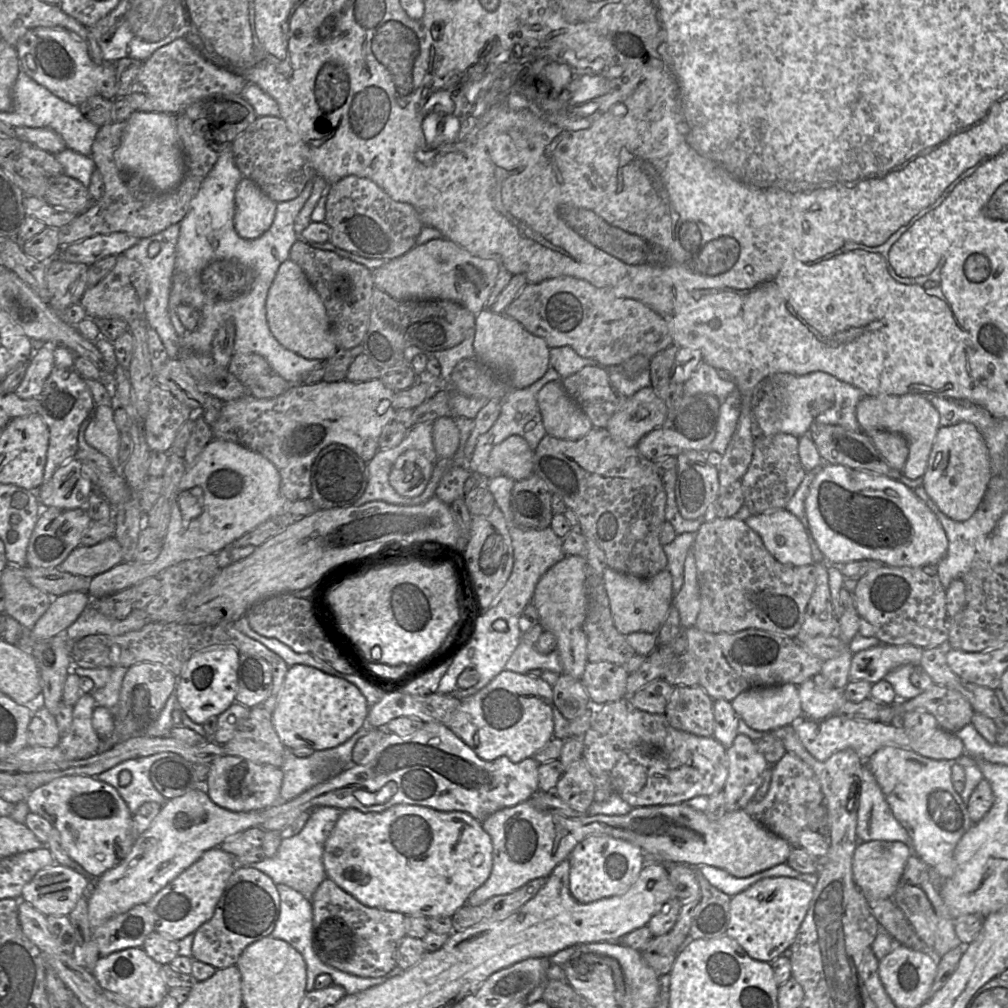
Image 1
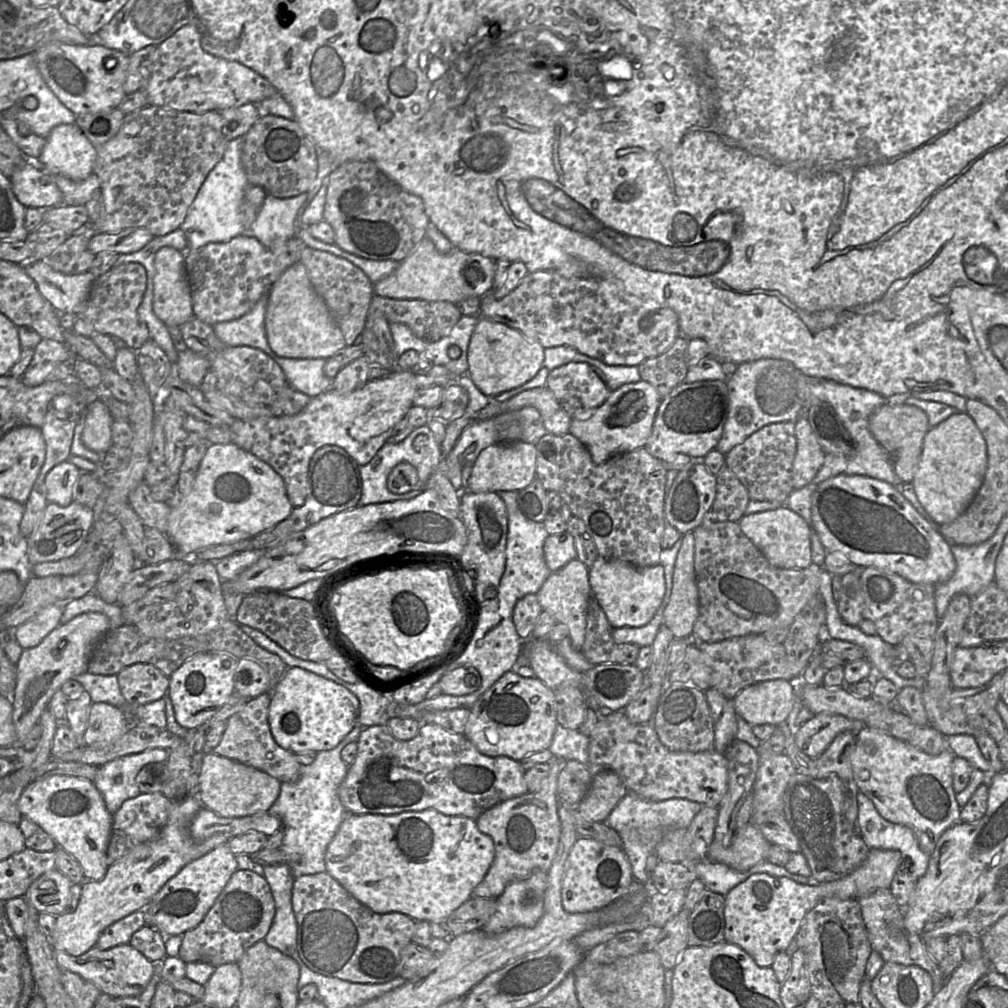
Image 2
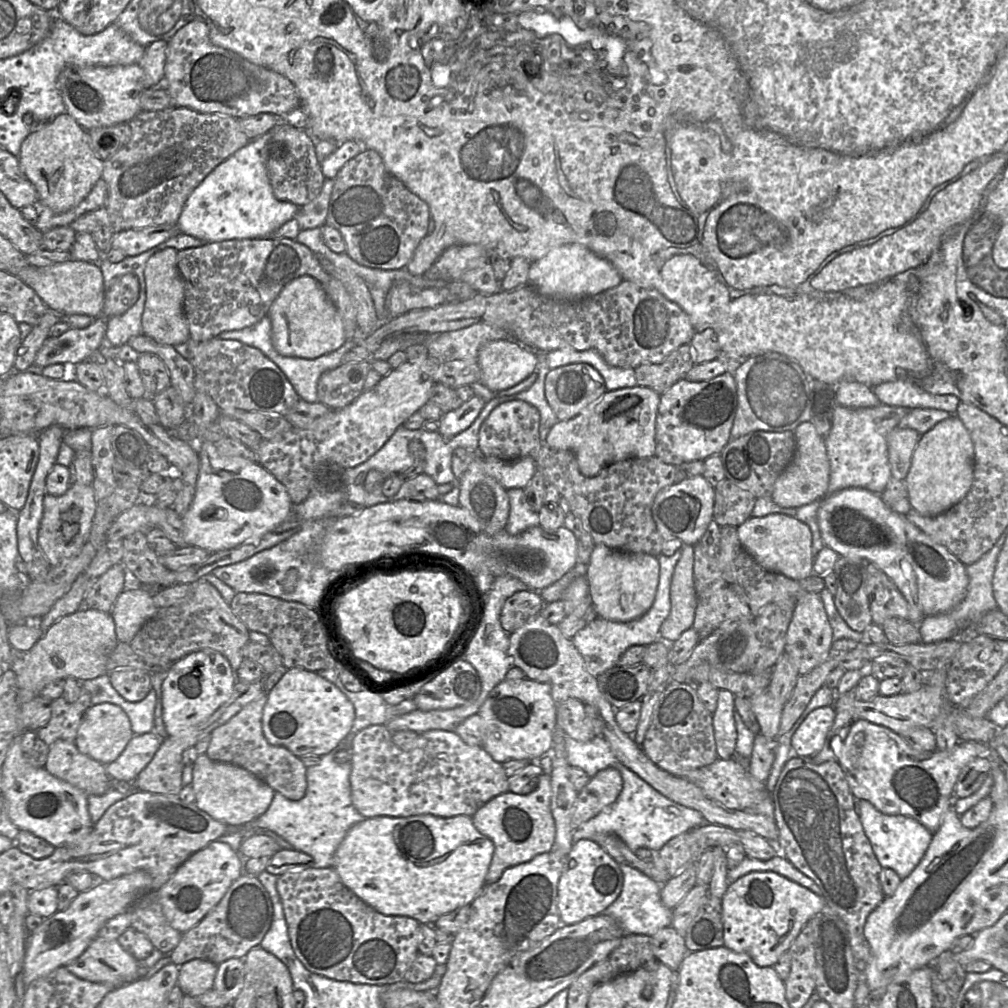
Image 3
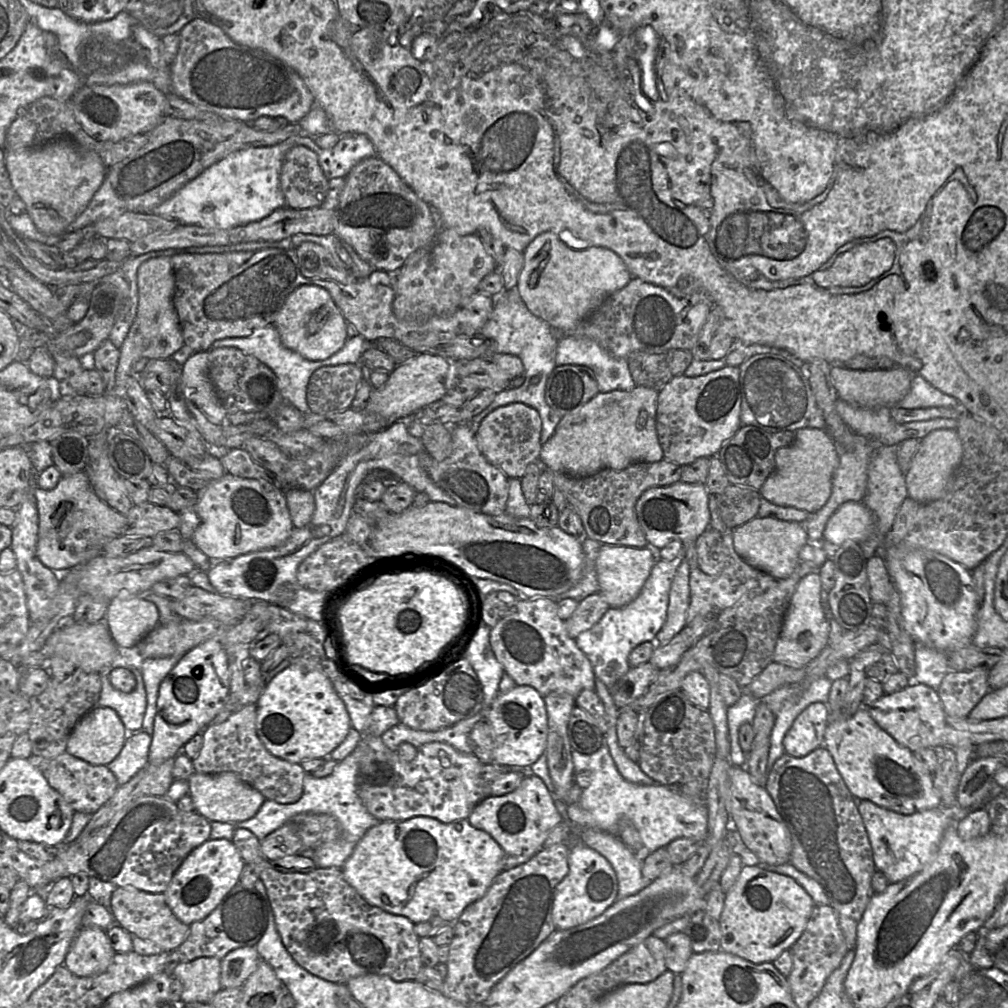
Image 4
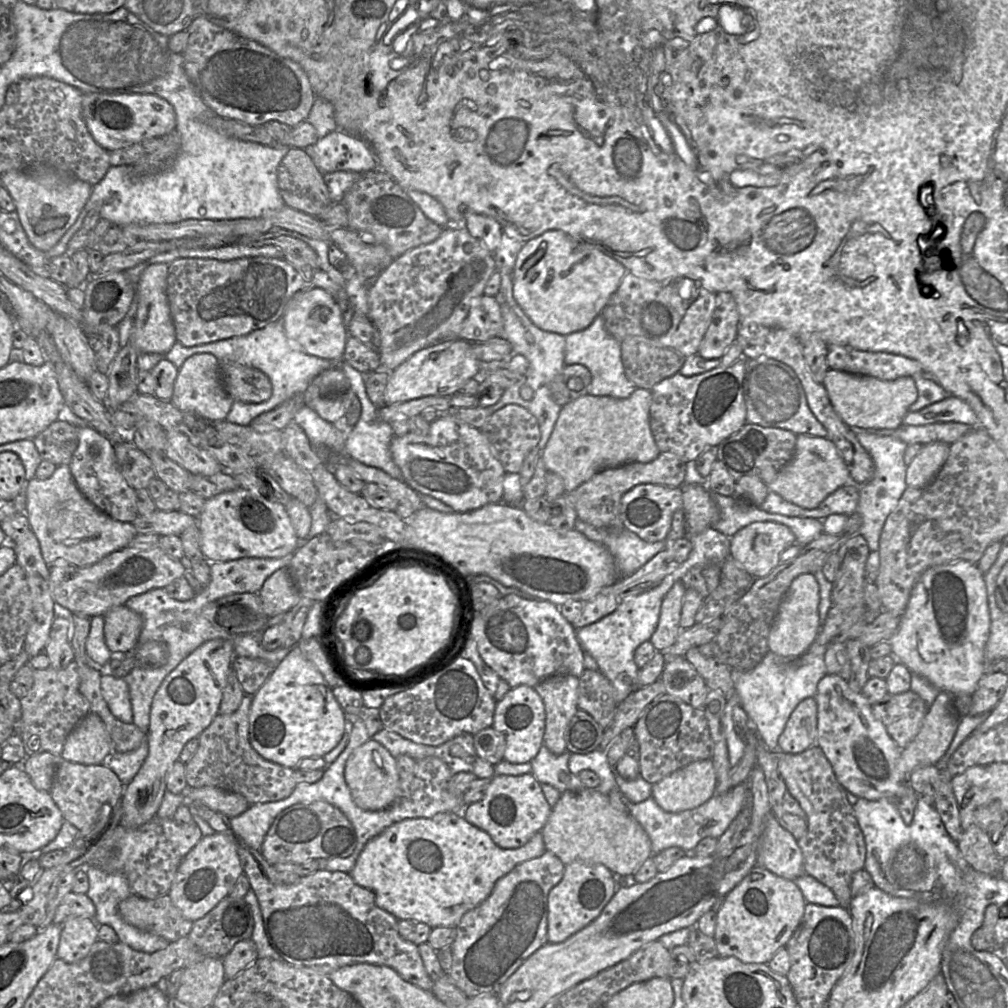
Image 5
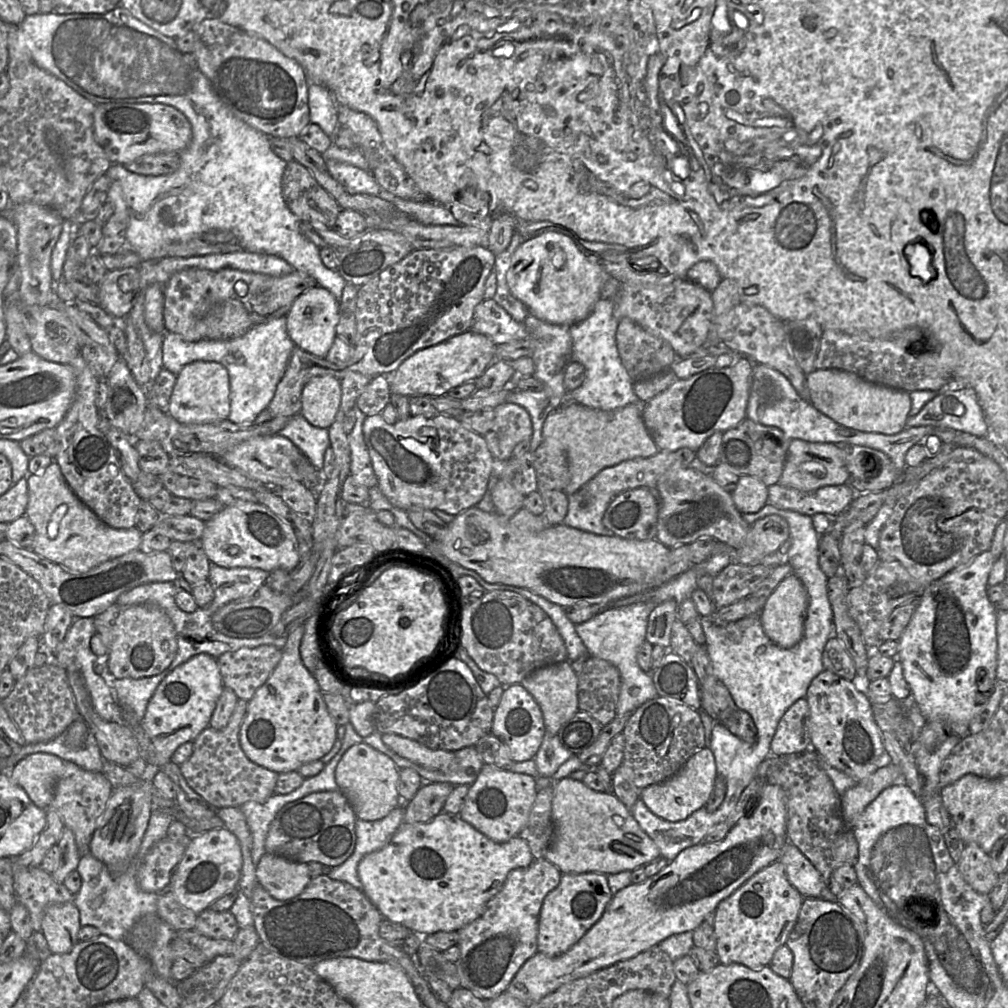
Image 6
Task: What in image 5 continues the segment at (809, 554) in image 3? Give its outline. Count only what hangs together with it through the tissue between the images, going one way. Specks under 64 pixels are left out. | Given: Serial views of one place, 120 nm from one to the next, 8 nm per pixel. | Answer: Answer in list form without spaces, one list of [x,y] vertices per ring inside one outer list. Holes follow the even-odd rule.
[[[754,522],[731,537],[730,555],[754,578],[761,578],[780,564],[781,553],[795,542],[794,533],[784,524]]]

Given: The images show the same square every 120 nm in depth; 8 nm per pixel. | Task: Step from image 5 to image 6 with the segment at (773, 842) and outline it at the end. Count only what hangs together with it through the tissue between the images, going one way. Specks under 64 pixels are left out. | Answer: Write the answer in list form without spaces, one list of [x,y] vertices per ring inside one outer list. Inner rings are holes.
[[[787,842],[779,860],[784,868],[788,881],[804,898],[821,898],[828,886],[819,872],[801,851]]]

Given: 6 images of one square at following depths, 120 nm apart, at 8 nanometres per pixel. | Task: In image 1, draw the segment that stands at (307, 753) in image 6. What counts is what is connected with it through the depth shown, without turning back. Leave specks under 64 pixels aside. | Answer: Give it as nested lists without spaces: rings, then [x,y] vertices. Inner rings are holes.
[[[297,664],[288,668],[271,721],[287,749],[307,747],[315,752],[335,748],[349,740],[363,726],[367,716],[366,699],[355,685]]]

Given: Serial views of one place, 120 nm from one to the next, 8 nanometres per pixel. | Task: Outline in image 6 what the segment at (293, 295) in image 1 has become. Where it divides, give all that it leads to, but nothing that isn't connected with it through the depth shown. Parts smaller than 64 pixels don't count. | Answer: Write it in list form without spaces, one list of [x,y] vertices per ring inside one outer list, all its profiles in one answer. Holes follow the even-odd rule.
[[[316,286],[302,293],[286,314],[287,333],[294,344],[314,356],[325,358],[336,338],[339,303],[325,288]]]

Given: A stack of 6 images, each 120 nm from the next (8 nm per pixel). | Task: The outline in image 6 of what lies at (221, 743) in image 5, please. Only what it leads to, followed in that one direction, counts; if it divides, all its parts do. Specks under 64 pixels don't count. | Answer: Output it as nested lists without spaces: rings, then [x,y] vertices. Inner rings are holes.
[[[239,699],[228,725],[216,730],[204,729],[193,741],[192,755],[180,766],[188,785],[214,808],[241,807],[249,801],[263,803],[274,794],[278,773],[252,762],[240,745],[240,730],[248,701]]]

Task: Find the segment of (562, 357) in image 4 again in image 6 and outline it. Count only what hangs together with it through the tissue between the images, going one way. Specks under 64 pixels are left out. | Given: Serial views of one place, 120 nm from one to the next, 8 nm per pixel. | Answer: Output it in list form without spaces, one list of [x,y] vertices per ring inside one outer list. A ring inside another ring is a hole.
[[[599,299],[590,315],[583,321],[570,326],[572,339],[572,361],[581,363],[586,370],[583,384],[571,391],[568,398],[584,406],[615,410],[628,404],[643,403],[633,391],[633,381],[623,367],[616,345],[618,321],[614,315],[614,301]]]

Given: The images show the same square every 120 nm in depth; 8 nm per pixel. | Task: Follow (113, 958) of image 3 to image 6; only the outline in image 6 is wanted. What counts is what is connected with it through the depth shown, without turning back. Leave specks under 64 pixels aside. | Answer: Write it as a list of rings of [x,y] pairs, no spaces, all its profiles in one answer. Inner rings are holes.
[[[73,902],[49,905],[44,913],[41,932],[51,954],[65,954],[79,942],[80,913]]]

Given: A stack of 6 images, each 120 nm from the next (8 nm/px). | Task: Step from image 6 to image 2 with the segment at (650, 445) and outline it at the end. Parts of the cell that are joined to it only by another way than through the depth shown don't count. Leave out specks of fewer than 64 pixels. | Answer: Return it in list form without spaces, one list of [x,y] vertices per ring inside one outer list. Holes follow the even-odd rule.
[[[648,382],[624,384],[612,391],[605,402],[584,417],[572,418],[569,433],[589,450],[592,460],[600,465],[611,457],[644,448],[662,401],[661,395]]]

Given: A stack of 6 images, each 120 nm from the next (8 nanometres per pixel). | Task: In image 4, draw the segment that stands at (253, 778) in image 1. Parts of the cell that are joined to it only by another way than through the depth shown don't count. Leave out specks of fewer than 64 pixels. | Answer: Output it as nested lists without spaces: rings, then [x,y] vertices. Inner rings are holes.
[[[194,772],[189,779],[189,785],[194,811],[200,813],[209,821],[237,824],[249,820],[257,814],[266,800],[261,792],[245,783],[234,772],[218,774]]]

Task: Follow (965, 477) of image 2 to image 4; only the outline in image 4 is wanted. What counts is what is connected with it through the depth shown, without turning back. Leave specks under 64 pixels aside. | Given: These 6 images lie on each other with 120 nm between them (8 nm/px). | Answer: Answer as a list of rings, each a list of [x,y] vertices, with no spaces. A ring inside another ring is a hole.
[[[937,429],[920,440],[910,468],[905,476],[908,497],[919,503],[927,503],[942,498],[947,485],[961,463],[963,447],[957,429]]]

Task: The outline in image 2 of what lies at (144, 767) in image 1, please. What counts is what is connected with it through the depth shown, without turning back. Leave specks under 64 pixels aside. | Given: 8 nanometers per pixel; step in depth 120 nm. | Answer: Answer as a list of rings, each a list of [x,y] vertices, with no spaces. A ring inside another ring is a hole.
[[[161,748],[149,749],[116,758],[99,768],[93,783],[111,815],[126,800],[141,794],[136,783],[137,774],[149,763],[166,762],[168,751]]]

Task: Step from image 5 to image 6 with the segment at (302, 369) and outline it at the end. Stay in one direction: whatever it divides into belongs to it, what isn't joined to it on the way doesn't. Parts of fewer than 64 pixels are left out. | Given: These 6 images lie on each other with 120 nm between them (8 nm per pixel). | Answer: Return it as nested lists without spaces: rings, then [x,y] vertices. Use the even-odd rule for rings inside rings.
[[[282,316],[264,324],[253,325],[248,332],[237,338],[203,339],[198,342],[189,342],[178,334],[165,331],[162,341],[163,368],[177,376],[184,366],[194,361],[220,363],[226,368],[230,382],[230,413],[227,419],[238,425],[254,424],[257,416],[267,409],[272,401],[277,385],[286,371],[292,351],[296,346],[287,333],[286,322],[286,316]]]

